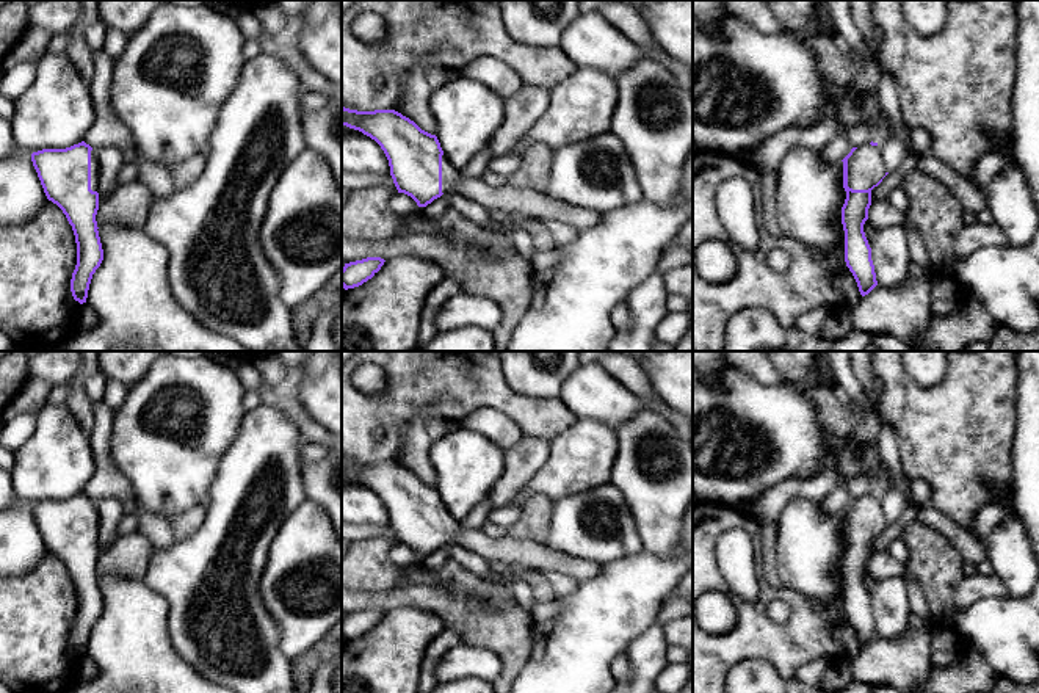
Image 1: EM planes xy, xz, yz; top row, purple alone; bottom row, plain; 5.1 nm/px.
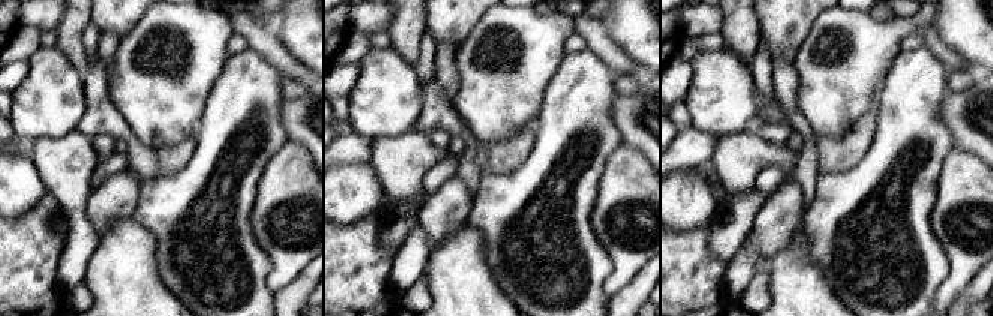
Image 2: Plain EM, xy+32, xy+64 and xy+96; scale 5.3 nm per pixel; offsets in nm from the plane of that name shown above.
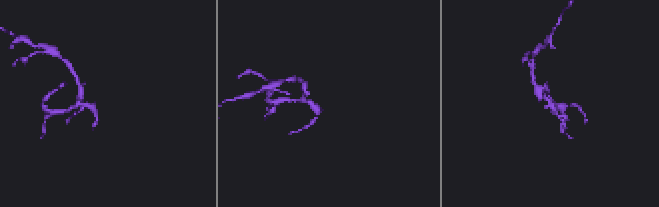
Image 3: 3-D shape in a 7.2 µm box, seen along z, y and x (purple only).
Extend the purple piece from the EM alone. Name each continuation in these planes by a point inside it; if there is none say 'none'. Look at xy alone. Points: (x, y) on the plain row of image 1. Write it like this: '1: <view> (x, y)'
1: xy (94, 513)

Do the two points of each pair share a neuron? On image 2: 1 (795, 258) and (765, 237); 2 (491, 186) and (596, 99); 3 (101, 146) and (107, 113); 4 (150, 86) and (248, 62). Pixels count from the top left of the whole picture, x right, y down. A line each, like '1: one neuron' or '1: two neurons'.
1: two neurons
2: one neuron
3: two neurons
4: two neurons

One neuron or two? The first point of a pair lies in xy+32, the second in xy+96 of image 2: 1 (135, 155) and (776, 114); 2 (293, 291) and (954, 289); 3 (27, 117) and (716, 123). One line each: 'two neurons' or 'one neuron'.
1: one neuron
2: two neurons
3: one neuron

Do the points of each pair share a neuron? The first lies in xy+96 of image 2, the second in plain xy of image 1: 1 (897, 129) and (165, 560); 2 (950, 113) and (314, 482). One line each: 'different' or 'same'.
1: same
2: same

